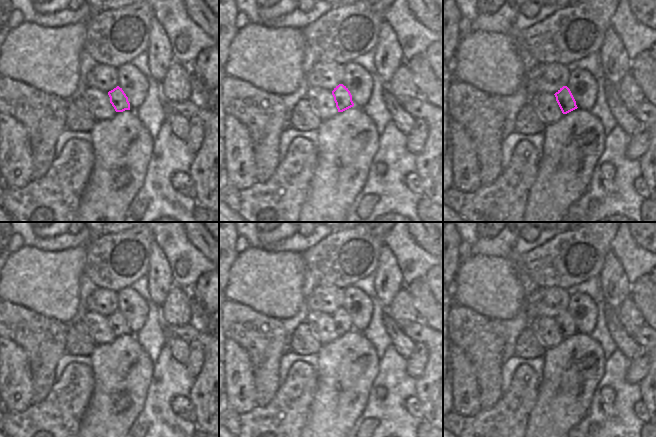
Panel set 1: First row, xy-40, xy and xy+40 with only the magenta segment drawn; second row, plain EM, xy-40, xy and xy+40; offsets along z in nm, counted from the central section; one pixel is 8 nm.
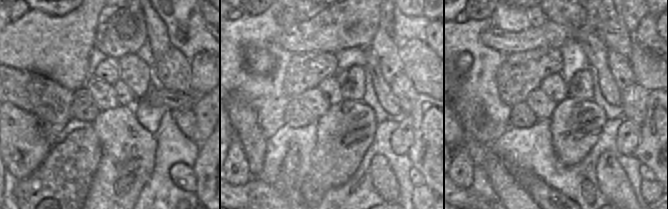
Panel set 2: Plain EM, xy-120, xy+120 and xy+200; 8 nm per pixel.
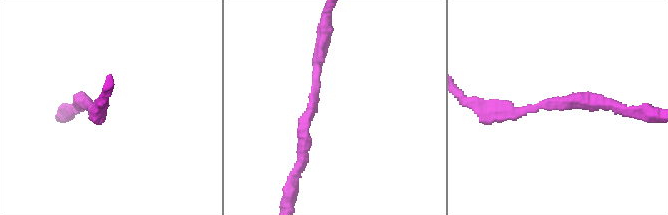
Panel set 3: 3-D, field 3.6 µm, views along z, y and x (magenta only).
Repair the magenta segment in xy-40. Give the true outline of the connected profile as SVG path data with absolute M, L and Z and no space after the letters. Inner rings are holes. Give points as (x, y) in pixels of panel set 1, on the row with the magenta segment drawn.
M117 86L113 90L109 91L108 95L110 97L110 103L112 104L116 112L130 110L128 97L126 96L122 88Z

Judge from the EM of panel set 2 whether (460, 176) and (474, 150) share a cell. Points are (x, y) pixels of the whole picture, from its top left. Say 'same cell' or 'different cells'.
different cells

